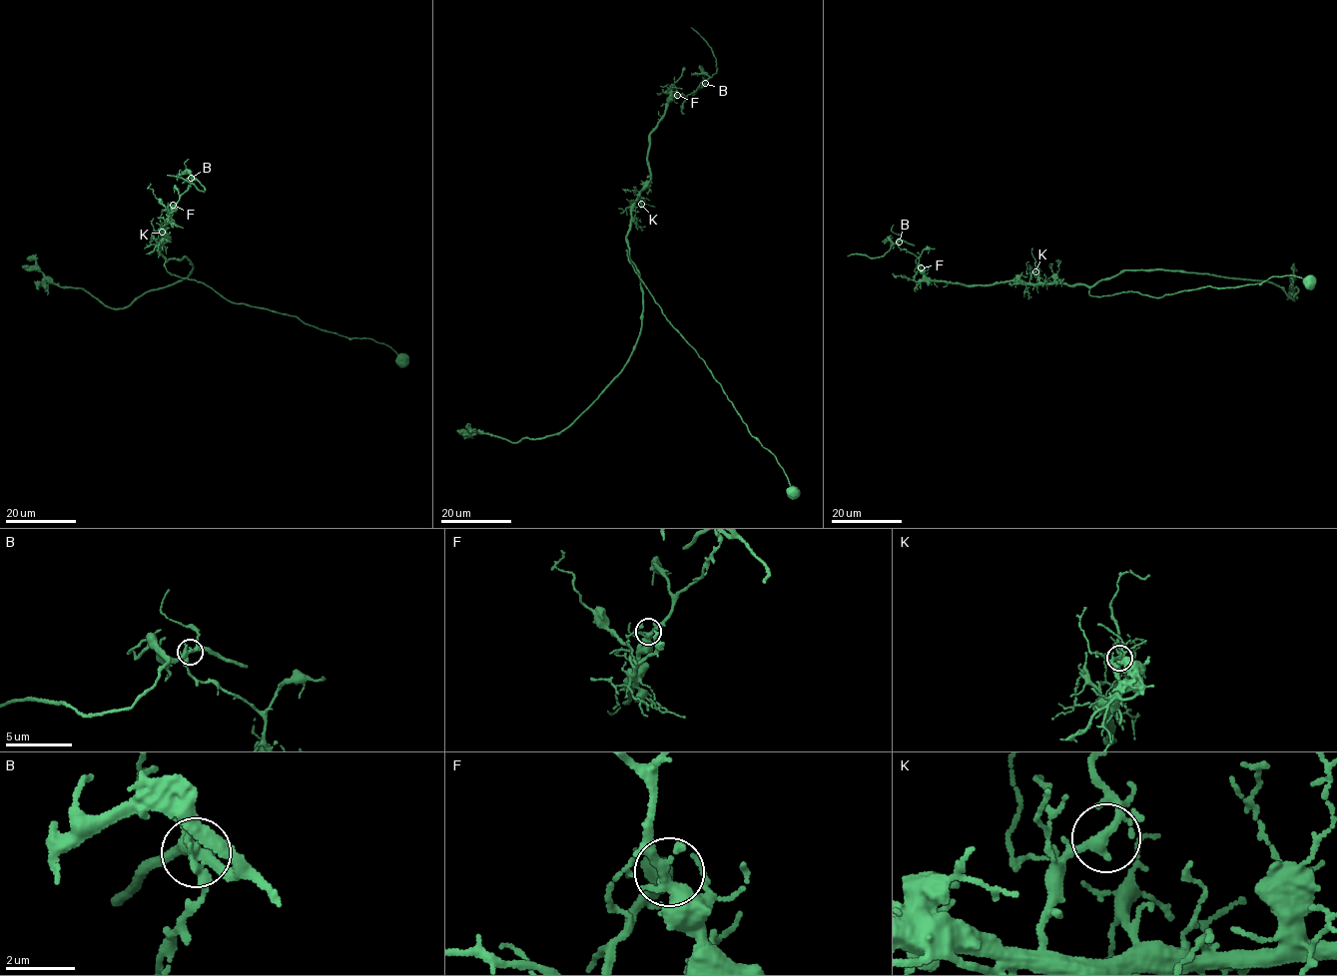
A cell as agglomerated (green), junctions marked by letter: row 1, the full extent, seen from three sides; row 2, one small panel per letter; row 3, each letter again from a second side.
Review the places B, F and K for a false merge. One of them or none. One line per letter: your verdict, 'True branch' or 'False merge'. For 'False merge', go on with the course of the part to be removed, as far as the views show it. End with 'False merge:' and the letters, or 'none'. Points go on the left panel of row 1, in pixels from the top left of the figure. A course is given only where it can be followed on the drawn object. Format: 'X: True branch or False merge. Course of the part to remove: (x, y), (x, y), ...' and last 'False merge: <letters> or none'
B: False merge. Course of the part to remove: (192, 178), (204, 188), (204, 192), (188, 181), (167, 175)
F: True branch
K: True branch
False merge: B

